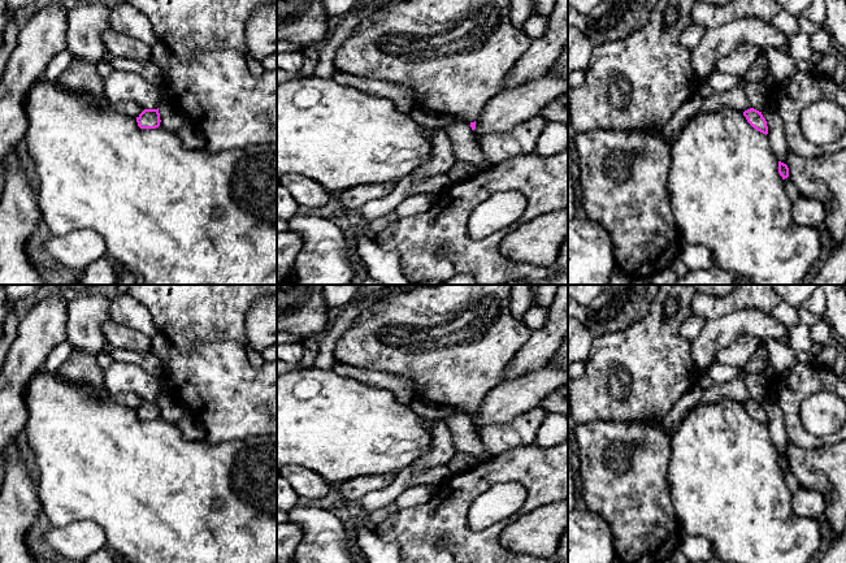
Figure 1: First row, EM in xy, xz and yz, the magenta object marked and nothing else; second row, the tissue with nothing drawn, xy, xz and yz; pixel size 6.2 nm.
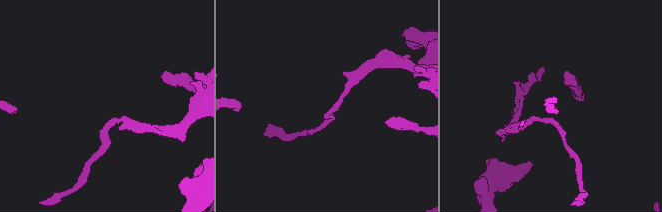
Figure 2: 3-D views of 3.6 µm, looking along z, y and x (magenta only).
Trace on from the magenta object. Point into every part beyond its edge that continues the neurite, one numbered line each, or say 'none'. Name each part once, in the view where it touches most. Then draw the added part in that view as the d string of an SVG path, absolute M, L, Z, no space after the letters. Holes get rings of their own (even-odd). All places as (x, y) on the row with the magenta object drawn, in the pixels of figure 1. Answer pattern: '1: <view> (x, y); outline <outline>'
none

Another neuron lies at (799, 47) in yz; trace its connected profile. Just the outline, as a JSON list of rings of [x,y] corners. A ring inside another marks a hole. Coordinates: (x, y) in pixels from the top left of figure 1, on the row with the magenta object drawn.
[[[802,31],[788,36],[788,48],[785,52],[794,60],[814,60],[816,56],[811,47],[811,36]]]

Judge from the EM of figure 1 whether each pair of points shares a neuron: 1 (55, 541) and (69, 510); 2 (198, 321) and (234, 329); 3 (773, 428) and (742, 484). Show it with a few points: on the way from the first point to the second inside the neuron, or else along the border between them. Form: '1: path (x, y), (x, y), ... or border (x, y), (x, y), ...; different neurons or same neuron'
1: border (91, 519), (76, 519), (61, 527), (51, 527); different neurons
2: path (207, 321), (225, 321); same neuron
3: border (767, 425), (769, 438), (779, 451); different neurons

